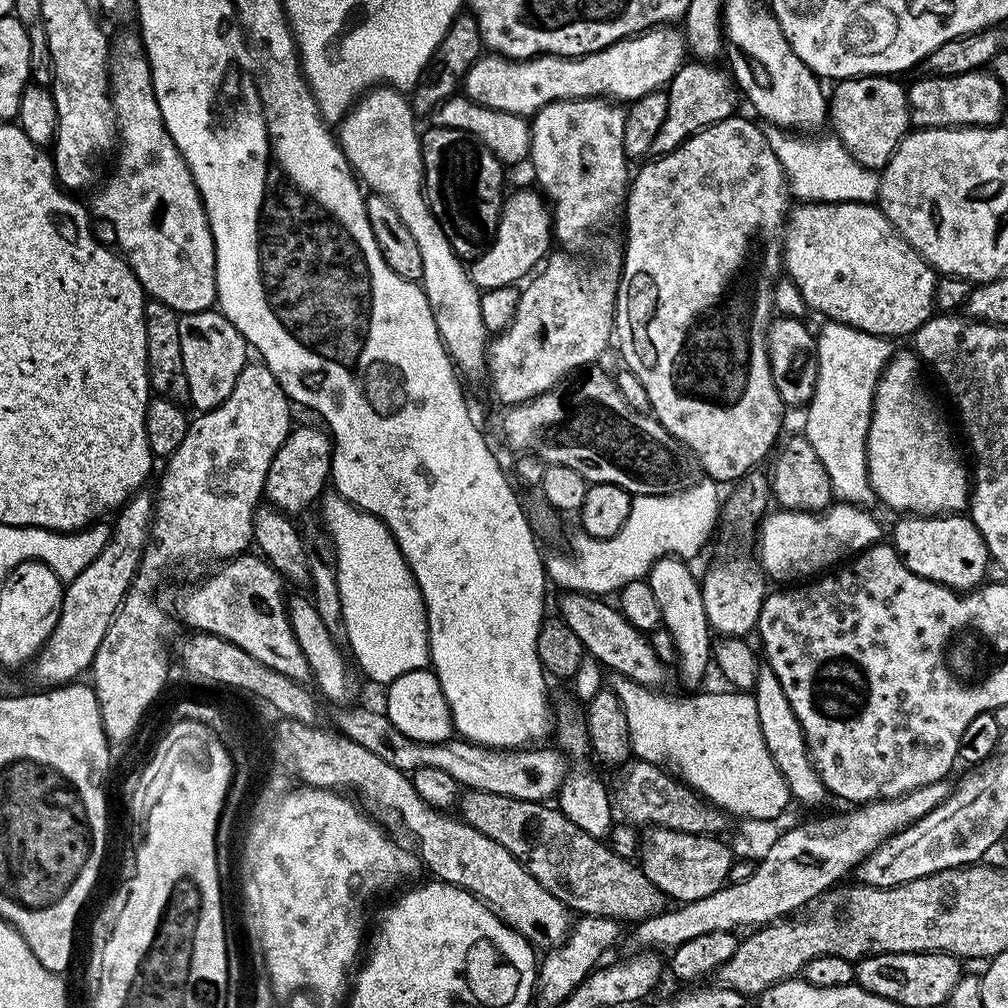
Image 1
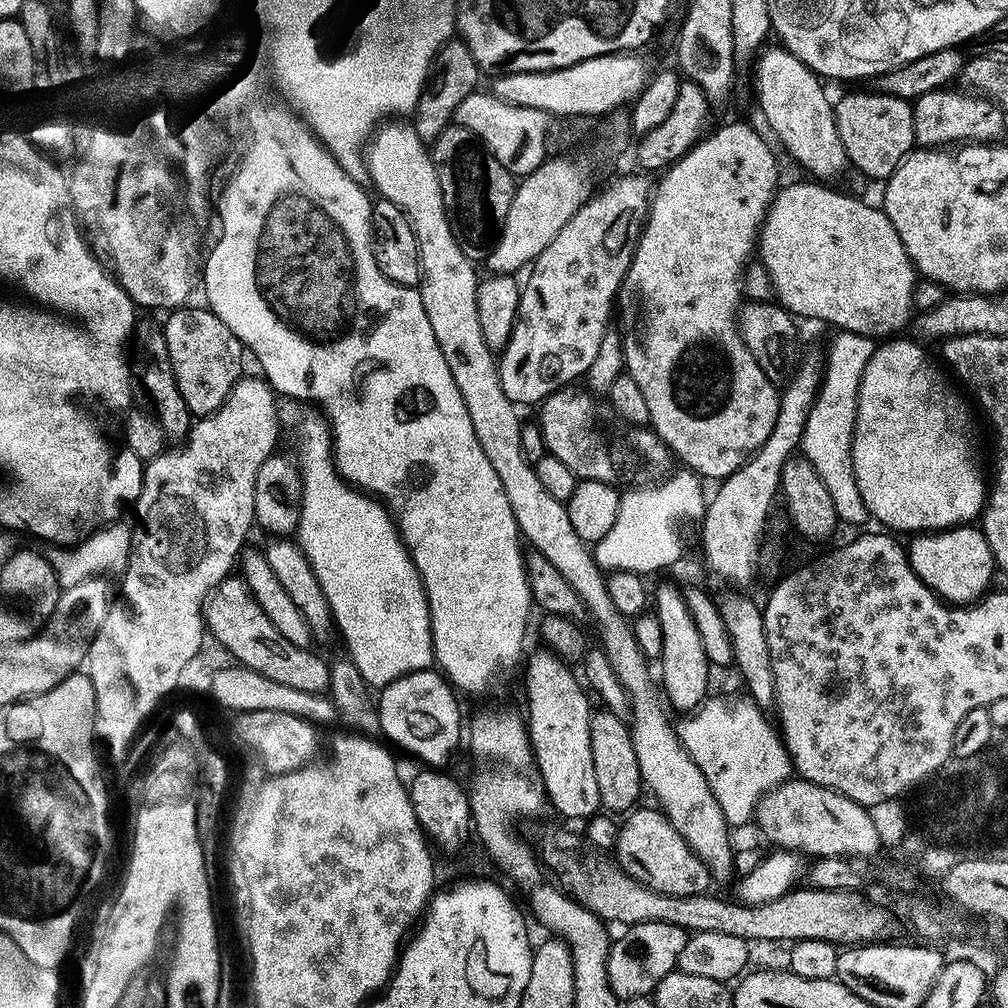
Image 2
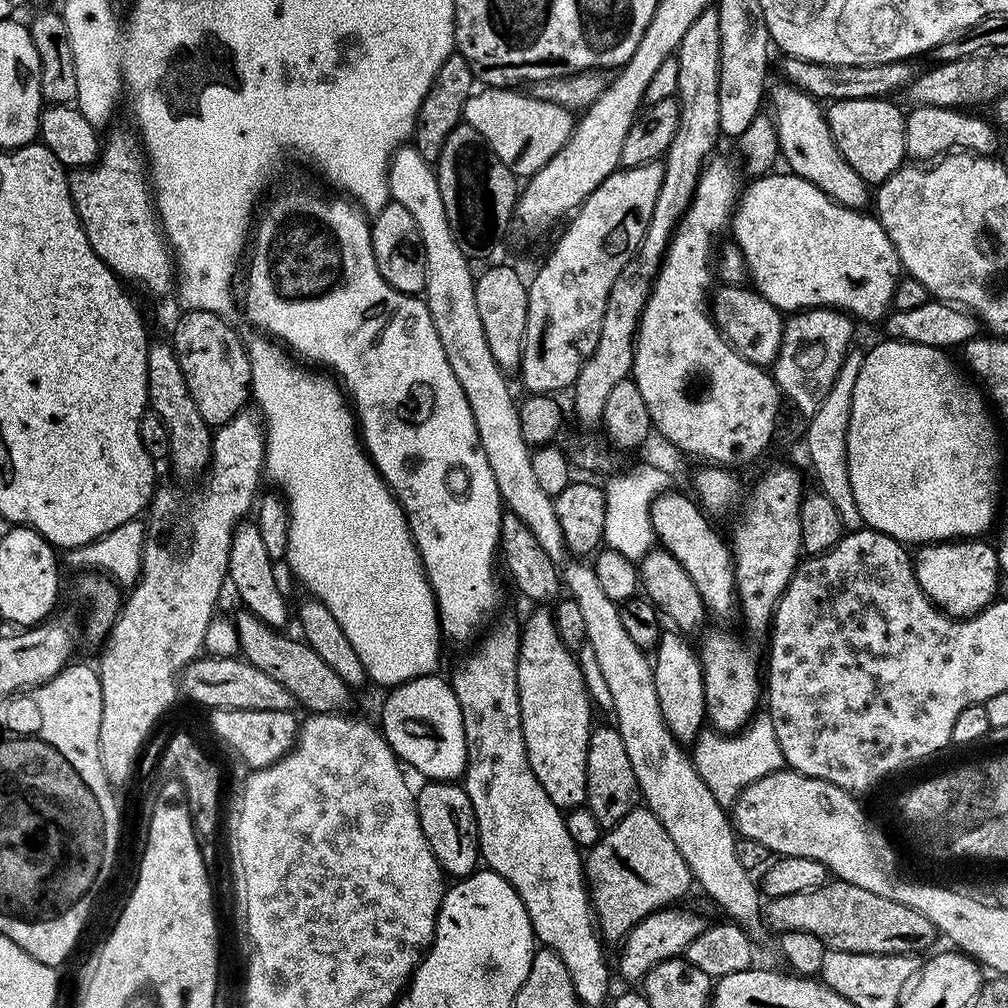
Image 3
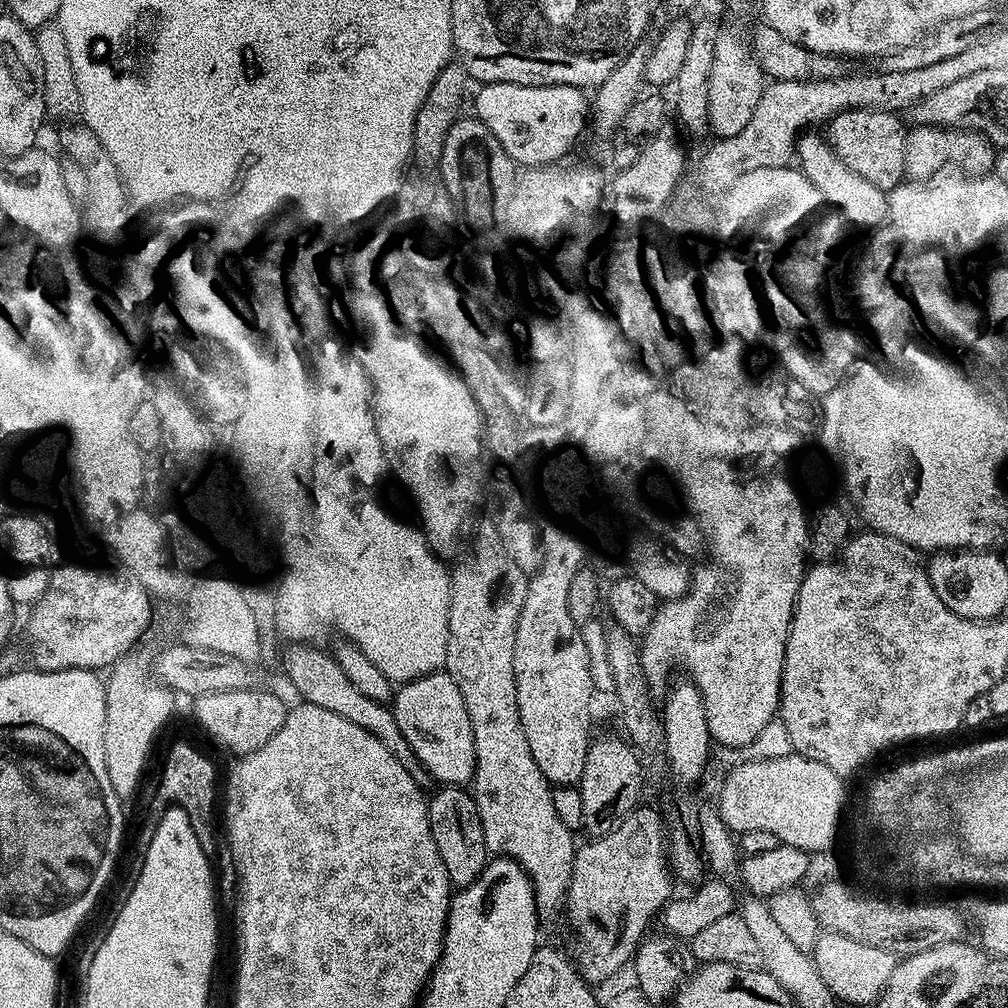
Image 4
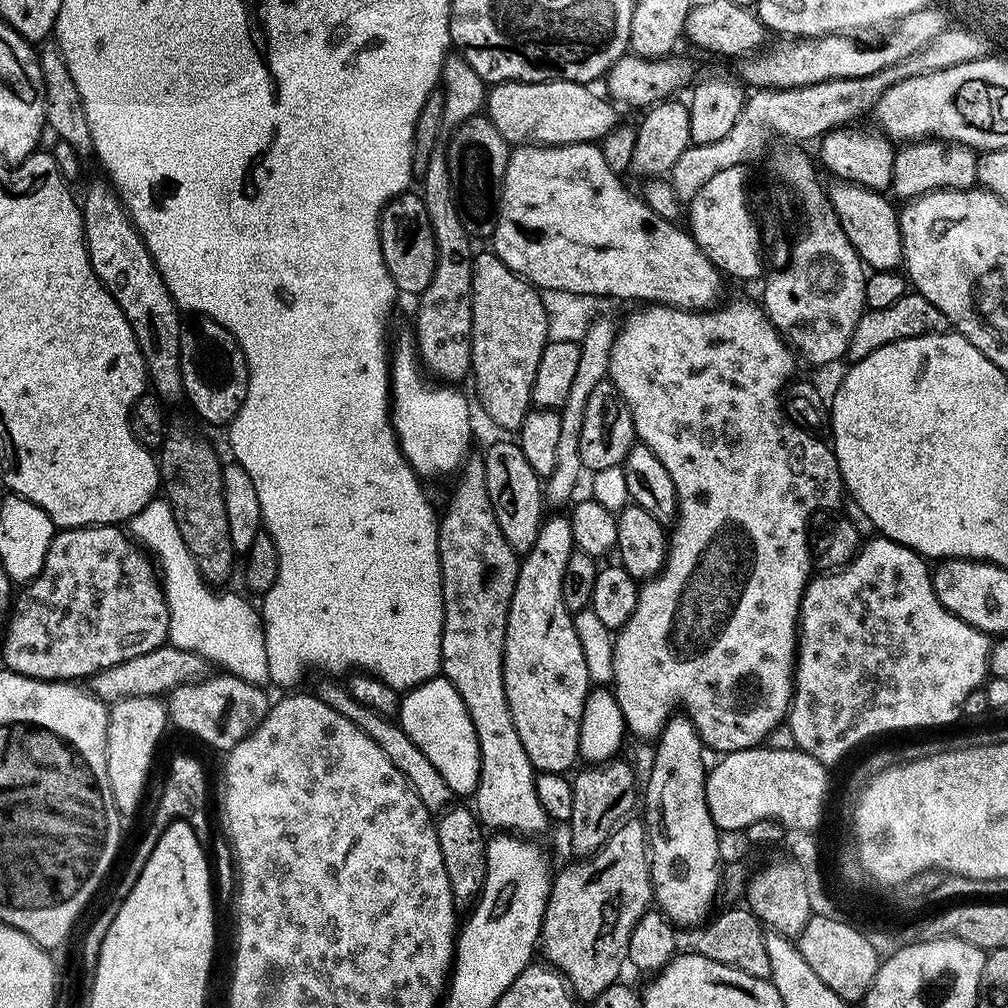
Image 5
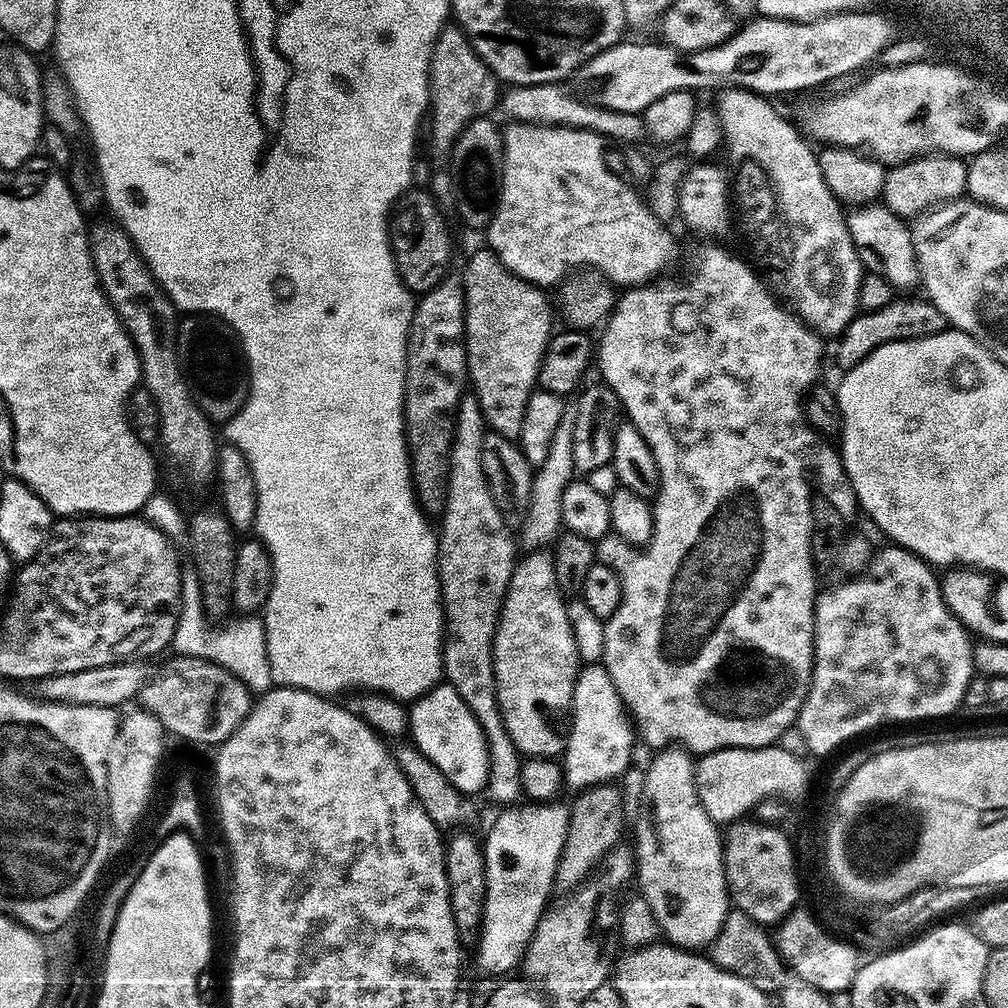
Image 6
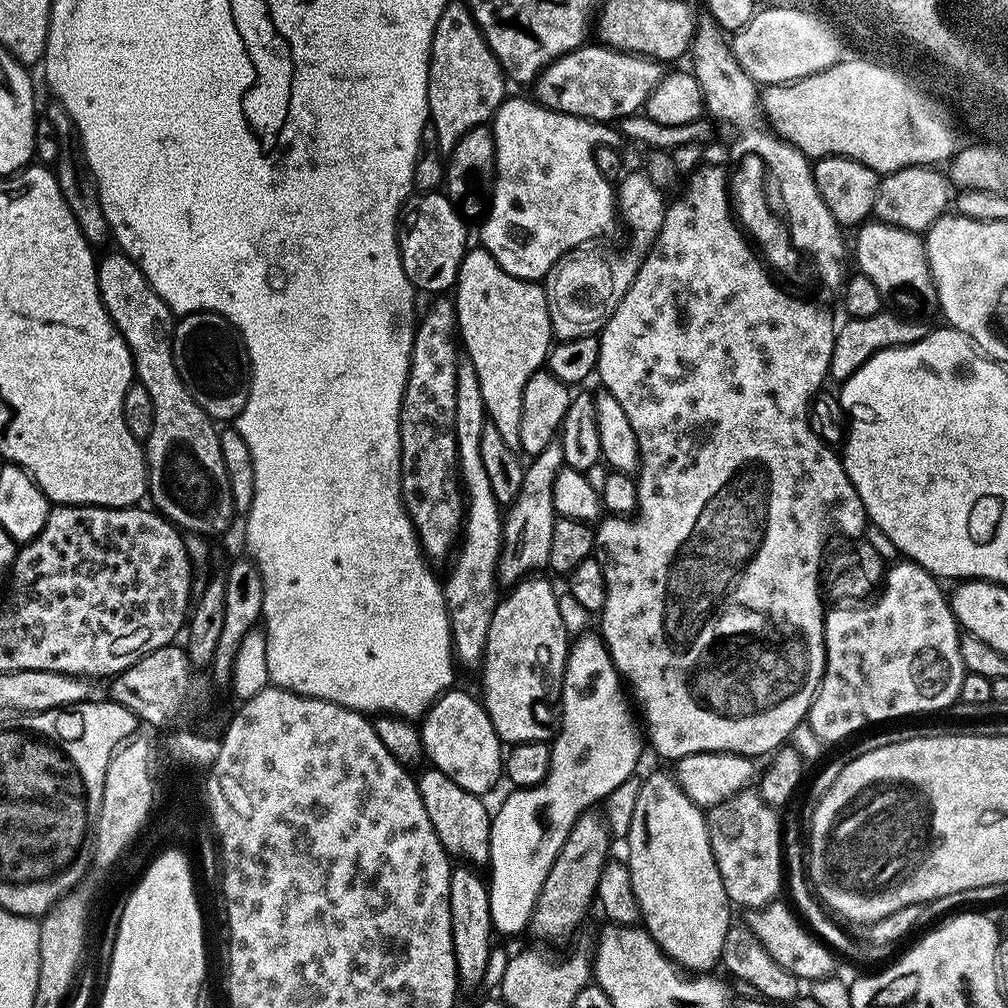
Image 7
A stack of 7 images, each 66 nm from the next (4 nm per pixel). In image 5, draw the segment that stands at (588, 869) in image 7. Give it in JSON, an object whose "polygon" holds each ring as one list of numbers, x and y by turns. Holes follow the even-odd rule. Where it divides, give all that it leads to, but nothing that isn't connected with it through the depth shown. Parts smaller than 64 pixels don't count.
{"polygon":[[621,758,602,760,591,766,584,766,577,776,571,777,574,806,566,822,568,840,577,857,593,856,606,843,617,828,624,823,628,812,638,804,638,784,631,766]]}

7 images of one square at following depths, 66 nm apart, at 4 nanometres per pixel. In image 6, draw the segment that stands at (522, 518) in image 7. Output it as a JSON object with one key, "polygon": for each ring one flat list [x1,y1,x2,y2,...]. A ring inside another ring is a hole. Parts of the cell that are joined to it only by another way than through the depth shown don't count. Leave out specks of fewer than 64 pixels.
{"polygon":[[565,411,562,422,558,422,558,431,550,442,550,451,546,453,546,462,535,465,530,486,528,512,524,523,519,525,518,540,528,550,544,550,561,535,562,532,562,494,566,486,577,475,574,466,574,418,575,411]]}

